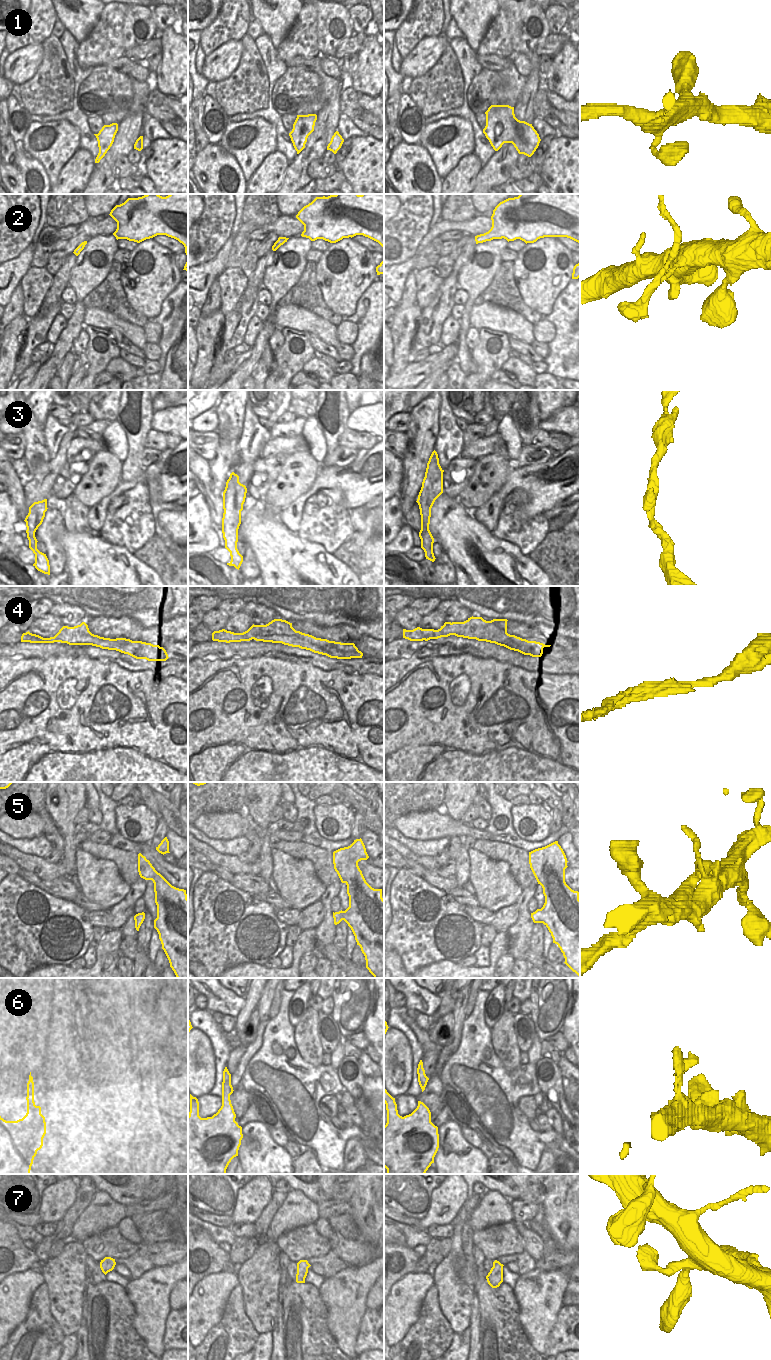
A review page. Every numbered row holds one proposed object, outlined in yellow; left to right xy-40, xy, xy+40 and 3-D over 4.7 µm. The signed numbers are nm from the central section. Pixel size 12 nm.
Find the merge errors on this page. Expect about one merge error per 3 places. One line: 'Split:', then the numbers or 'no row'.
Split: 2, 4

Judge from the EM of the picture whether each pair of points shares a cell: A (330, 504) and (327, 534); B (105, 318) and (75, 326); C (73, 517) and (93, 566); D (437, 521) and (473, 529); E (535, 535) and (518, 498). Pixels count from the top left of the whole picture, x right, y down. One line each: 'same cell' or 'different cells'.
A: same cell
B: different cells
C: different cells
D: same cell
E: same cell

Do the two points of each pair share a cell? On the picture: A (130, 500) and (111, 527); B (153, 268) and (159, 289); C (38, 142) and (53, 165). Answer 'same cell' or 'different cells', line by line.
A: same cell
B: same cell
C: same cell

